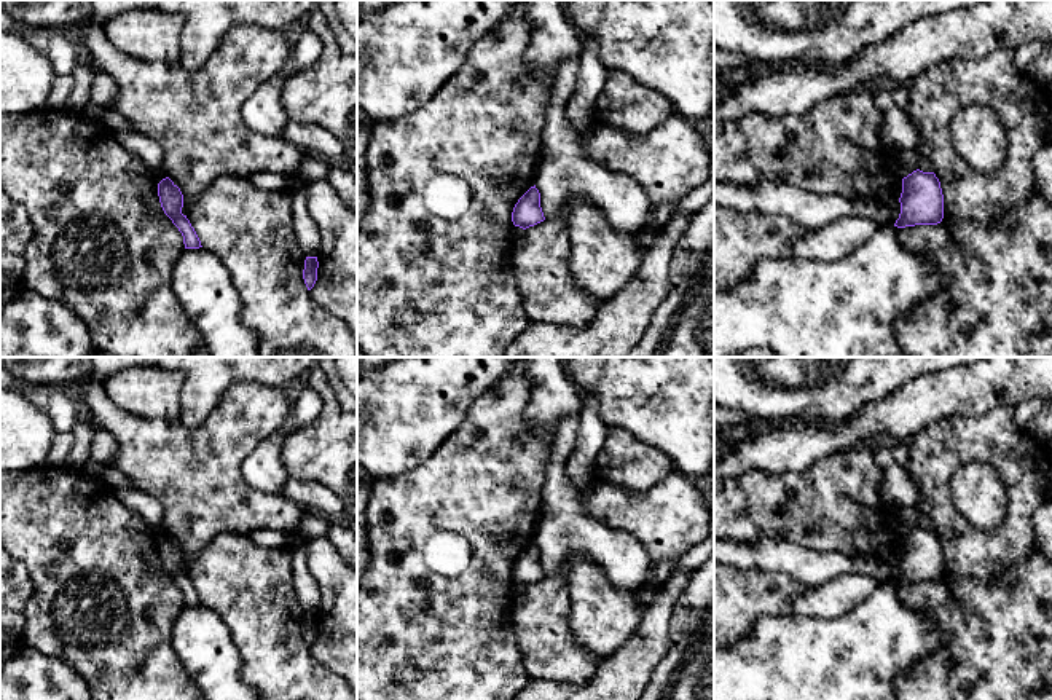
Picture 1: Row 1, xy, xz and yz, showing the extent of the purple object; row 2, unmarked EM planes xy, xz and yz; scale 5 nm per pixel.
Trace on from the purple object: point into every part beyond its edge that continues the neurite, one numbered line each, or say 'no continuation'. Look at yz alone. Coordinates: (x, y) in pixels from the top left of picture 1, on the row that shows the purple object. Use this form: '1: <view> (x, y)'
1: yz (925, 165)

